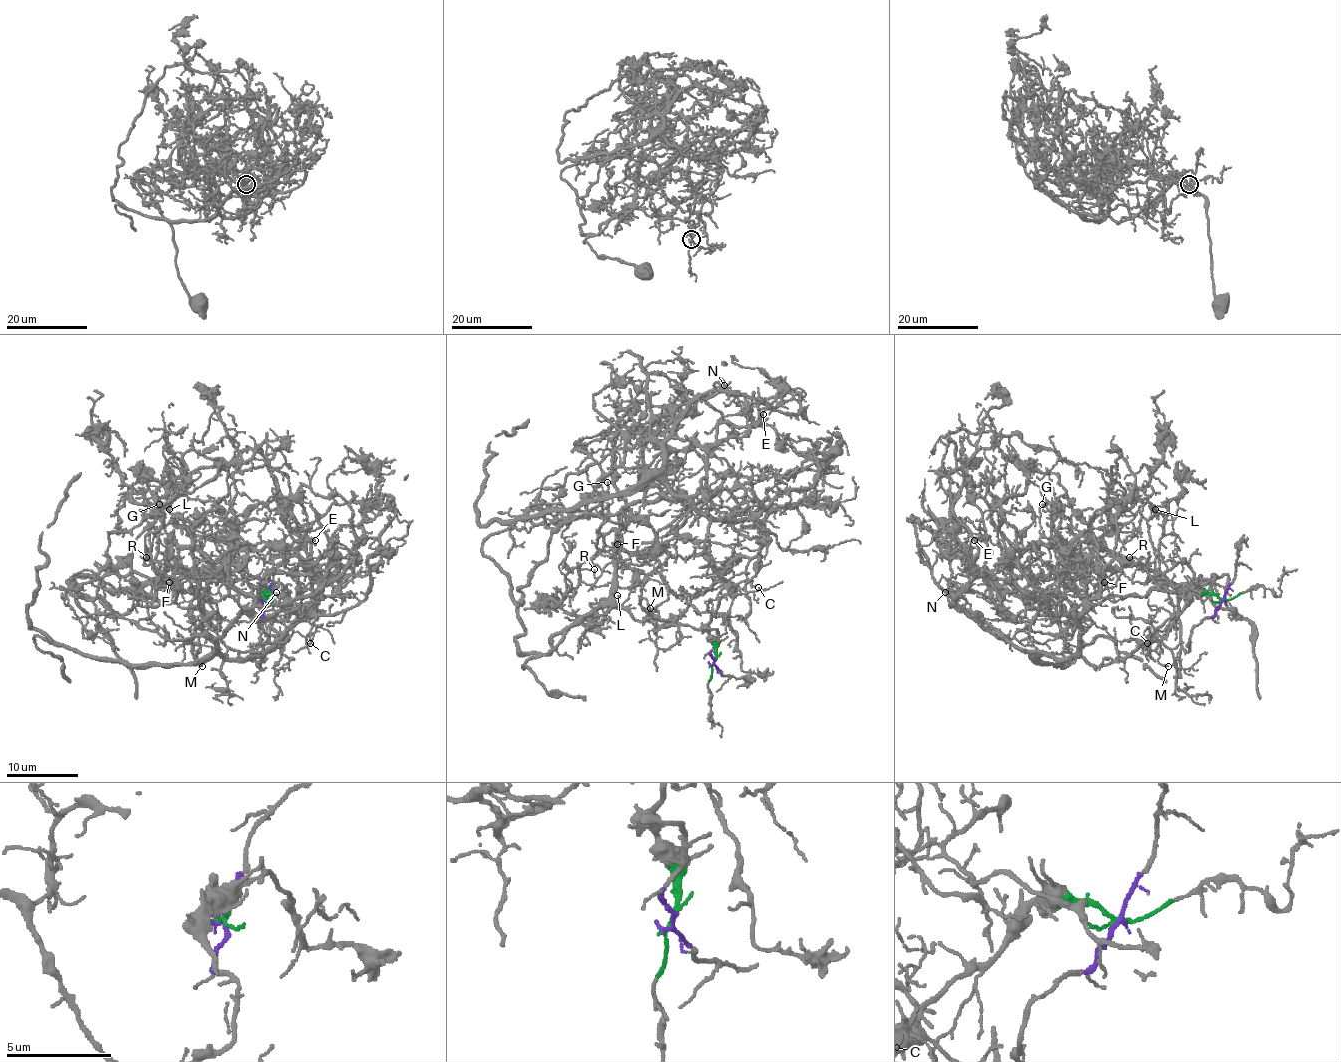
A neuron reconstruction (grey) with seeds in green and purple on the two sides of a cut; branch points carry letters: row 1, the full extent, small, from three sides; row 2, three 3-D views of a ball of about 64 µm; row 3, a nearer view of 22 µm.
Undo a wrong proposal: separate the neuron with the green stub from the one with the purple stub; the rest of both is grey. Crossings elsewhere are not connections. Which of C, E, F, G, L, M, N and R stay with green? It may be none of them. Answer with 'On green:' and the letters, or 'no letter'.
On green: C, E, N

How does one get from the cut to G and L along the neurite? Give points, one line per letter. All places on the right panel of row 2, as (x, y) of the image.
G: (1222, 601), (1184, 649), (1181, 592), (1086, 535), (1068, 547), (1073, 579), (1081, 554), (1072, 522), (1041, 504)
L: (1222, 601), (1192, 630), (1188, 651), (1183, 647), (1181, 592), (1161, 581), (1167, 510), (1156, 510)

